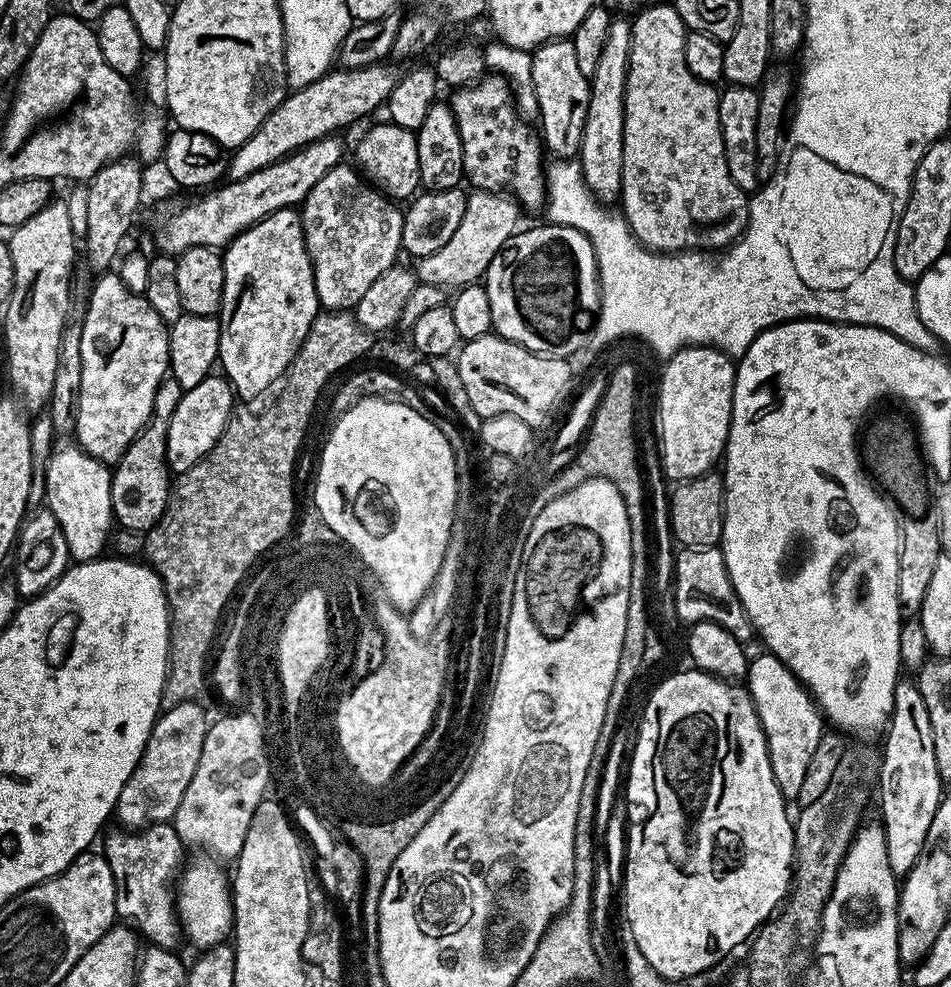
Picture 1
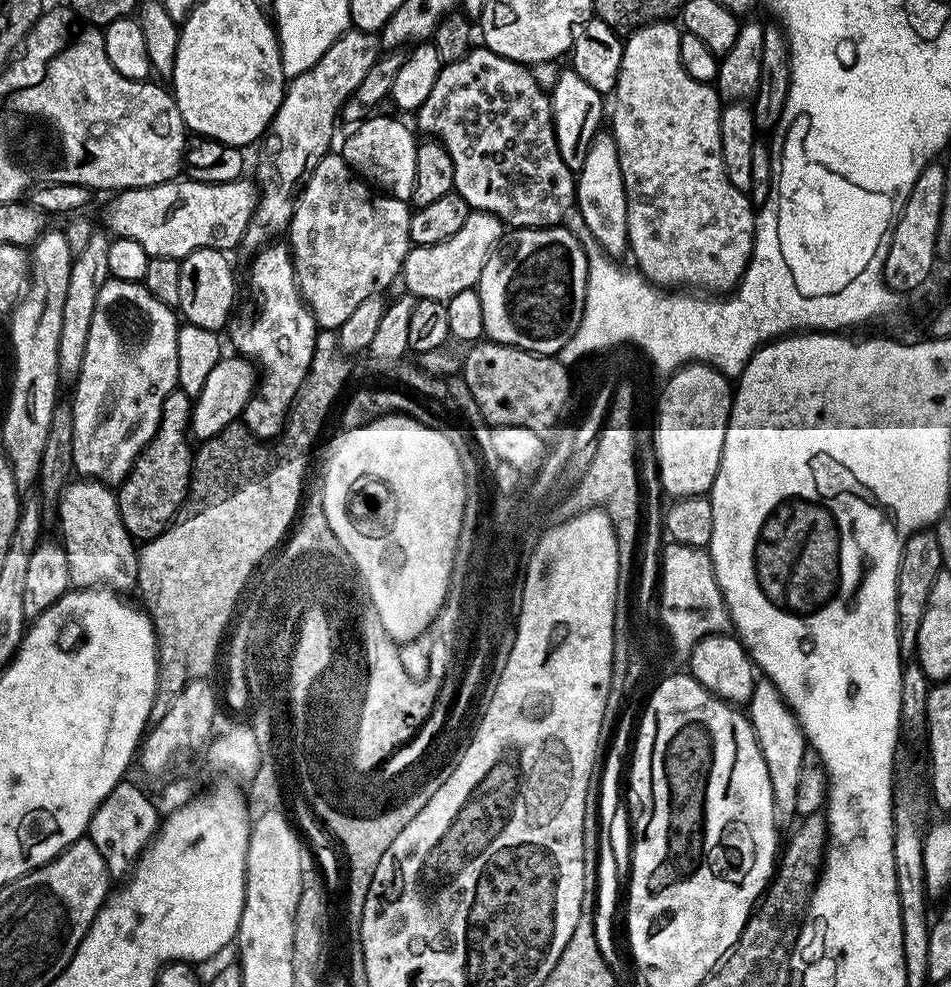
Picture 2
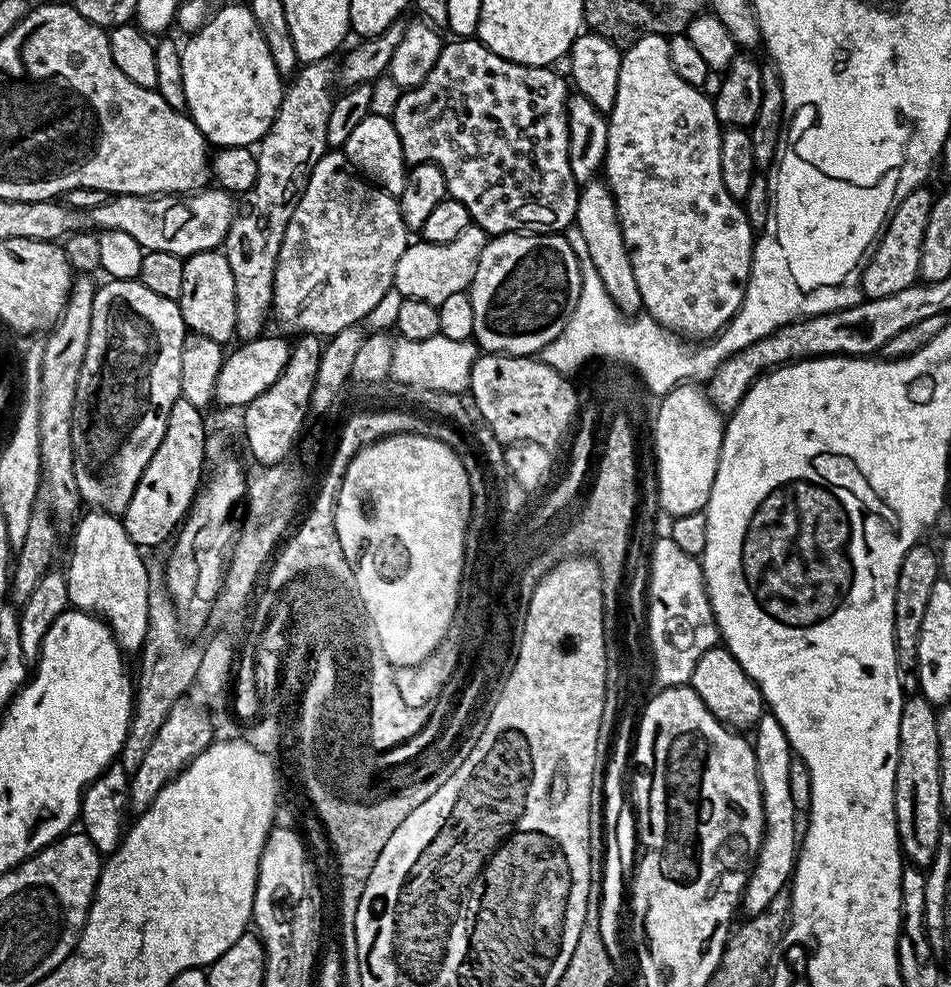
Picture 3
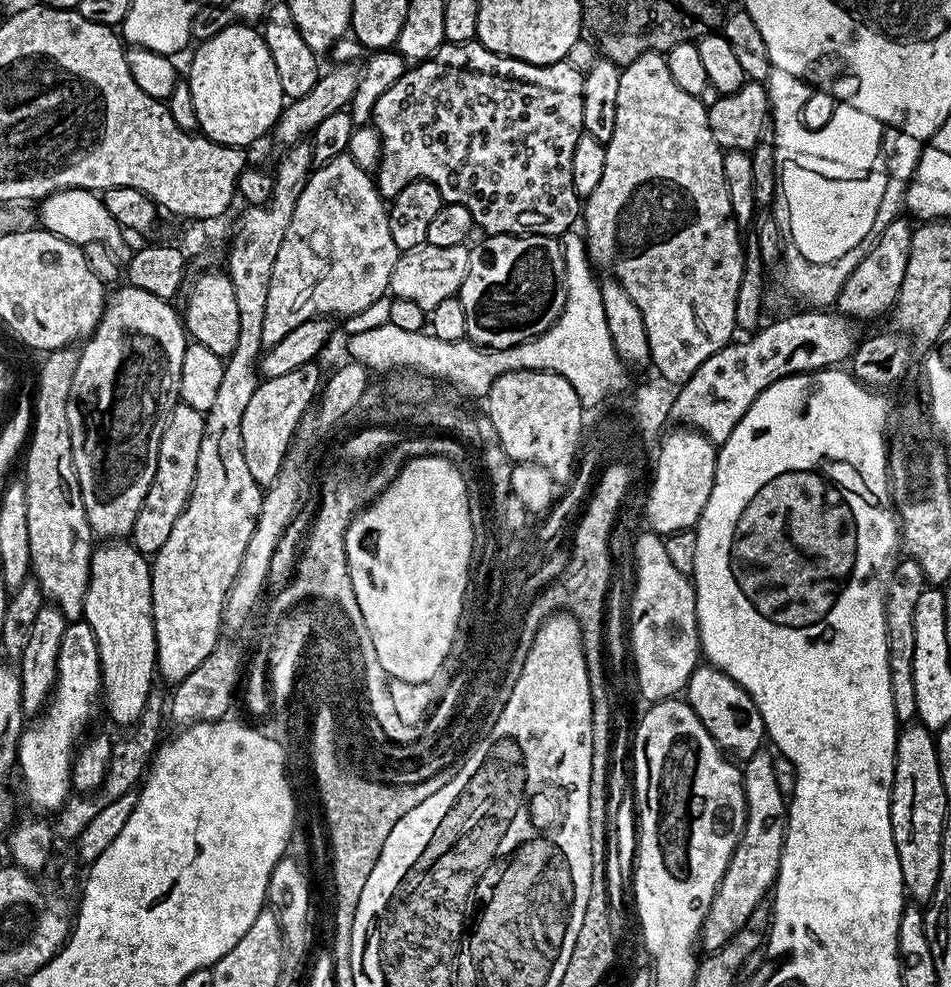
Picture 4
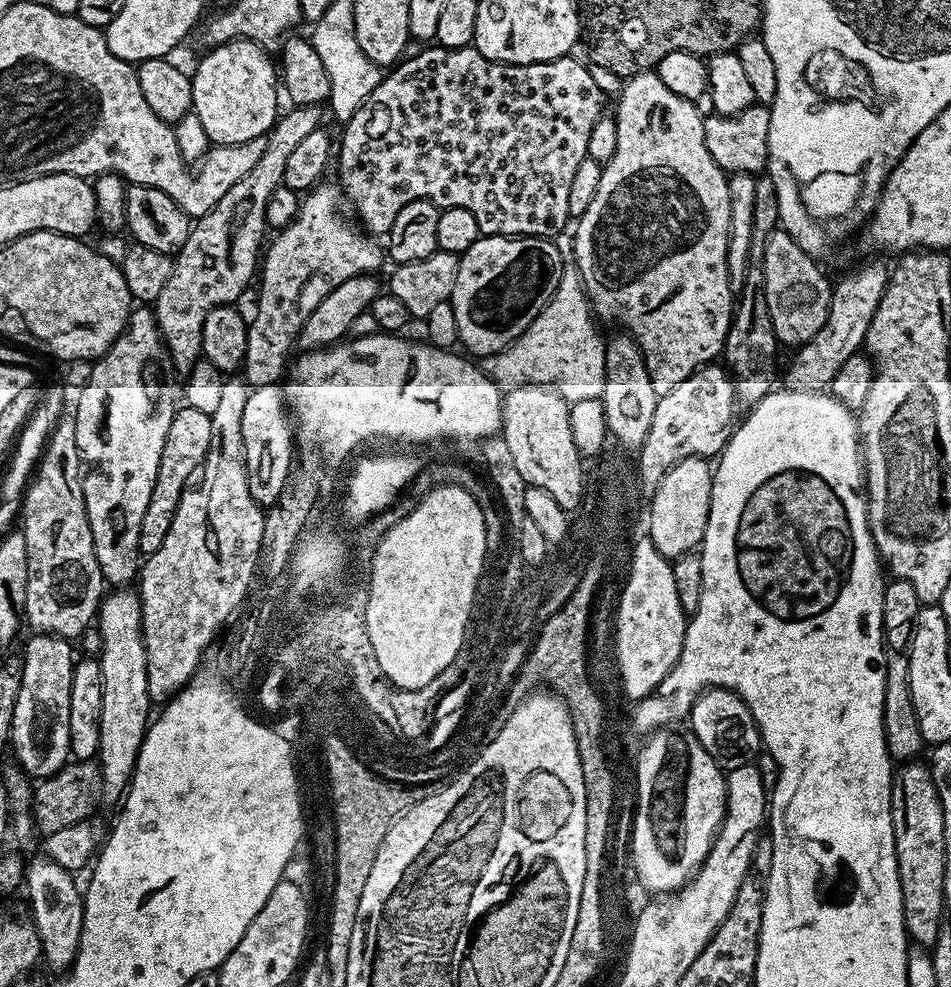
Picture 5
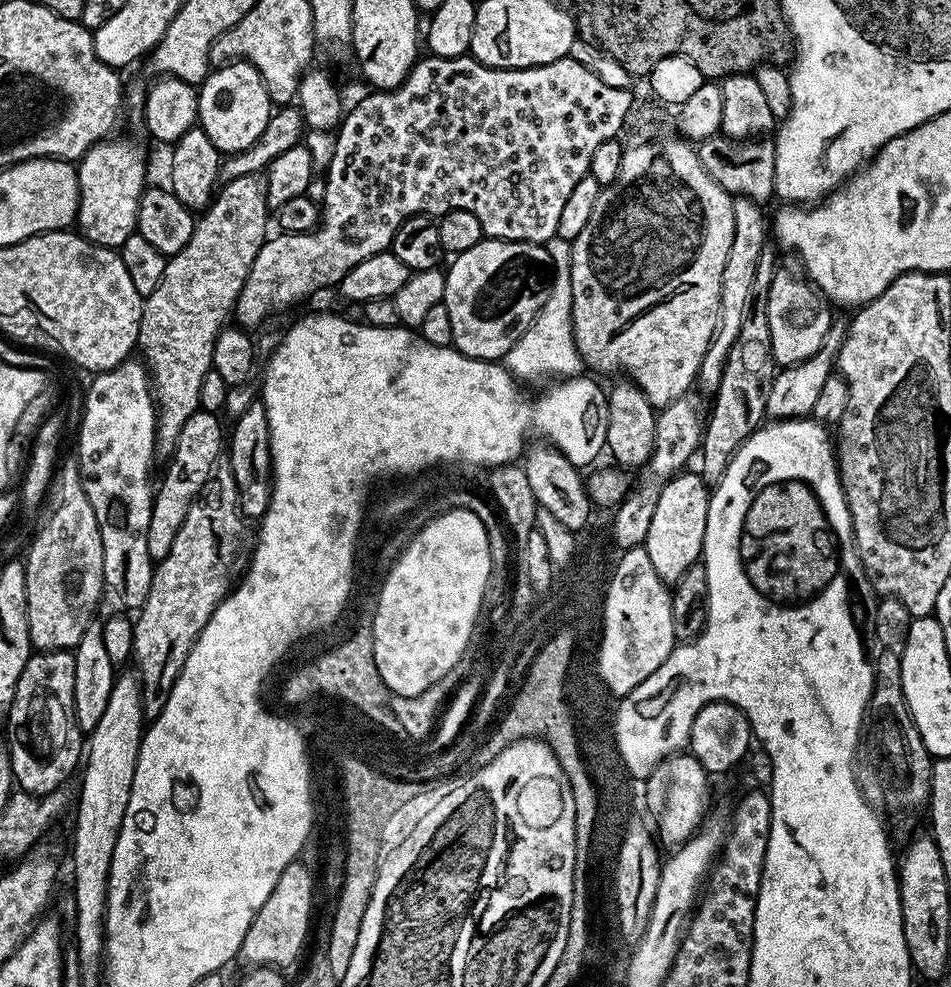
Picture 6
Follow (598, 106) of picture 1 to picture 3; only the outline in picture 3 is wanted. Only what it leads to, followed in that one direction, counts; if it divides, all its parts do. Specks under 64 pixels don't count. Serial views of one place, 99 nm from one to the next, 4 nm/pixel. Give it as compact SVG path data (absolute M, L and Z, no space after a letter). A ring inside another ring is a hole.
M597 178L580 188L574 224L582 230L582 238L590 250L594 270L598 270L598 278L602 278L602 286L606 286L614 306L618 306L618 310L625 314L639 313L644 303L642 294L638 294L638 282L634 279L632 254L622 238L614 194L603 179Z

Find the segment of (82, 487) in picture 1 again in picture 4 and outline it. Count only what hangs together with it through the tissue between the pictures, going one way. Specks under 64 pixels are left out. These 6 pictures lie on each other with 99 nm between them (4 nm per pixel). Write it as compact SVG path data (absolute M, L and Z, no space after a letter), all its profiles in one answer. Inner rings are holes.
M104 542L93 551L92 561L90 562L90 582L86 590L86 598L84 599L84 615L83 623L90 626L90 630L96 639L98 646L98 658L100 659L100 683L102 685L102 704L108 707L108 716L116 724L124 724L123 726L131 726L135 724L136 719L142 714L142 710L148 701L148 695L154 690L152 679L157 679L156 671L156 635L154 634L154 622L152 621L152 570L150 567L149 557L144 556L140 551L132 547L128 542Z

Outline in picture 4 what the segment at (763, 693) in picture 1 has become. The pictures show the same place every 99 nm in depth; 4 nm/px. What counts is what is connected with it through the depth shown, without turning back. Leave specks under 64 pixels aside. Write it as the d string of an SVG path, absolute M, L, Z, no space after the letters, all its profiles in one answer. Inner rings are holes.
M761 750L743 761L744 797L748 813L742 838L730 858L730 866L714 894L714 902L710 902L710 910L700 928L698 944L705 953L717 952L726 942L730 942L730 938L734 938L734 934L746 926L750 914L754 914L757 906L765 903L766 897L773 891L788 825L788 800L782 790L778 790L772 757L771 751Z

